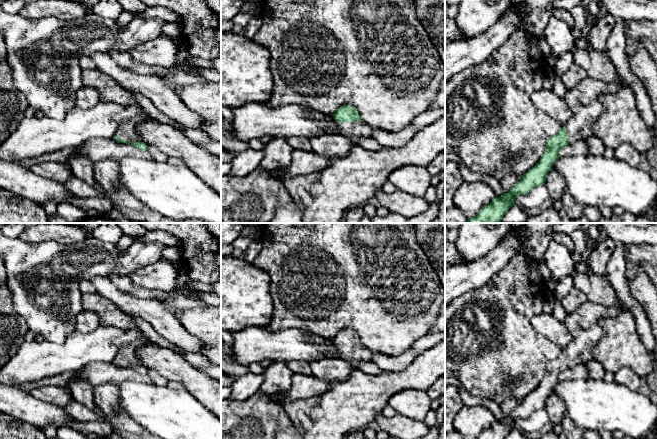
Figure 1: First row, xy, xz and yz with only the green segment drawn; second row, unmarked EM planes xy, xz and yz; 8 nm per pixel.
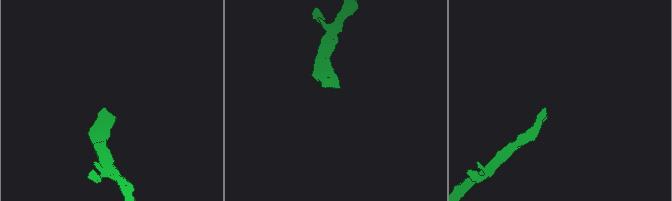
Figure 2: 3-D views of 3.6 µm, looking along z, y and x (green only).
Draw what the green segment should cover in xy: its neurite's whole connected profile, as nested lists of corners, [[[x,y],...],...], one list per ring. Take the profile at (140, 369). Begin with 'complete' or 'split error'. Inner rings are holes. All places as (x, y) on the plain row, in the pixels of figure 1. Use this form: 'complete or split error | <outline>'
split error | [[[137,339],[120,347],[114,362],[121,367],[131,368],[136,372],[147,375],[148,370],[142,365],[137,357],[137,349],[149,343],[147,340]]]

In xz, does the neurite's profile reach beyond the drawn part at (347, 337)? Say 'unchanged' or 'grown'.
grown

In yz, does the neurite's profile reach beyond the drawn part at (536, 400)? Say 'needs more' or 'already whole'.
needs more

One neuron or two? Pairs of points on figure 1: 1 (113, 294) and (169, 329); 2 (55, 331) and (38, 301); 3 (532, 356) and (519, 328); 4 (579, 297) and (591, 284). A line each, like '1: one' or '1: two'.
1: one
2: one
3: one
4: two

